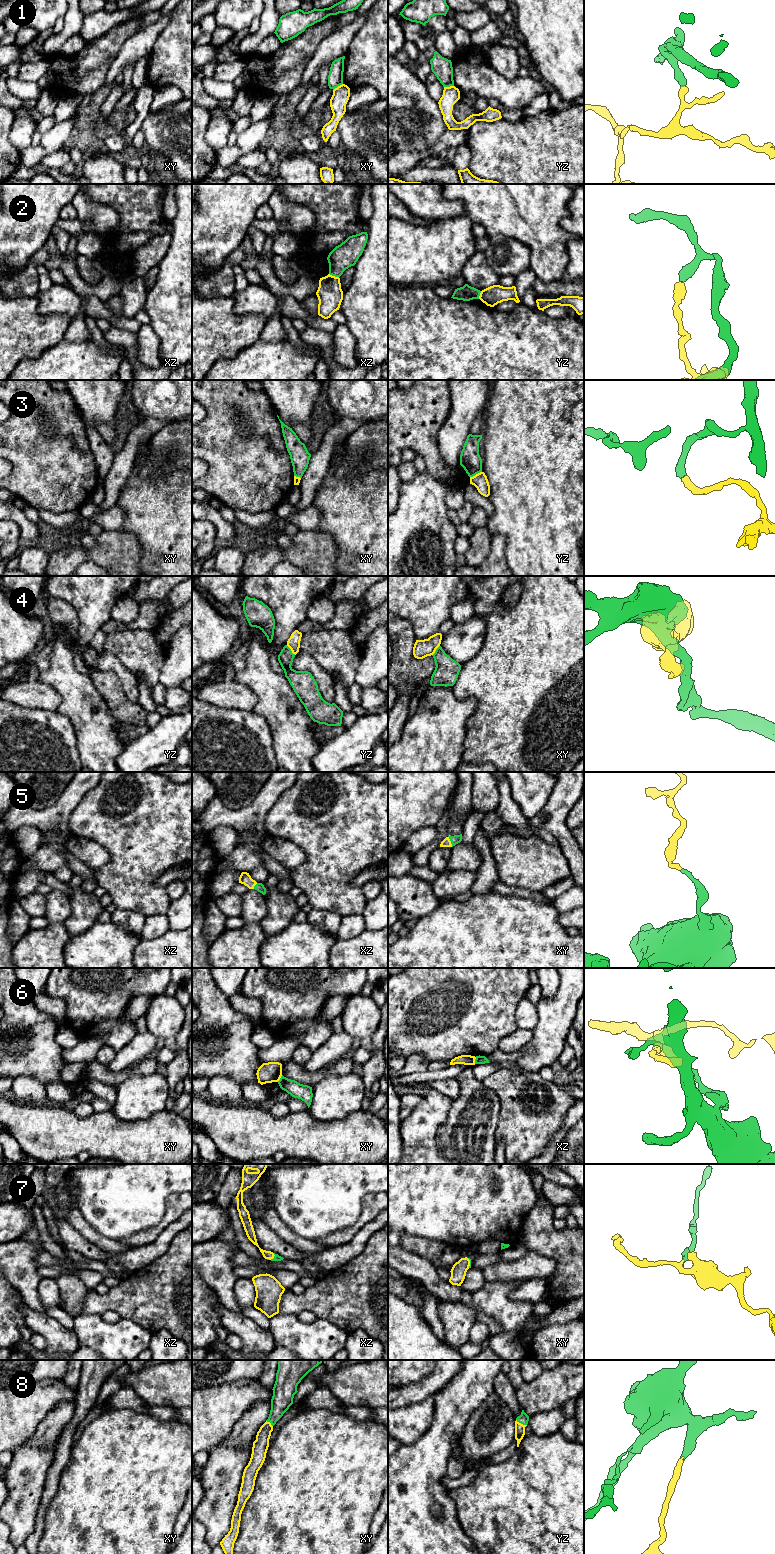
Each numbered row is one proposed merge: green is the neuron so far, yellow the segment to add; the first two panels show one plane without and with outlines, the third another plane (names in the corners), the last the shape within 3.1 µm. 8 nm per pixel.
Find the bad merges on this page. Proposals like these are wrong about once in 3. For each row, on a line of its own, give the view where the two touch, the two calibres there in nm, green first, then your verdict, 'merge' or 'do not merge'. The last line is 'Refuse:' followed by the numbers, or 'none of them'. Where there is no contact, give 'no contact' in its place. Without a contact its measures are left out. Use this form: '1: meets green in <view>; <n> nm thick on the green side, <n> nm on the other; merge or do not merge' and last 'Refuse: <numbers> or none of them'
1: meets green in xy; 130 nm thick on the green side, 140 nm on the other; do not merge
2: meets green in xz; 200 nm thick on the green side, 200 nm on the other; do not merge
3: meets green in yz; 170 nm thick on the green side, 120 nm on the other; do not merge
4: meets green in yz; 150 nm thick on the green side, 100 nm on the other; merge
5: meets green in xy; 70 nm thick on the green side, 70 nm on the other; merge
6: meets green in xy; 130 nm thick on the green side, 160 nm on the other; do not merge
7: meets green in xz; 50 nm thick on the green side, 70 nm on the other; merge
8: meets green in yz; 80 nm thick on the green side, 80 nm on the other; merge
Refuse: 1, 2, 3, 6

